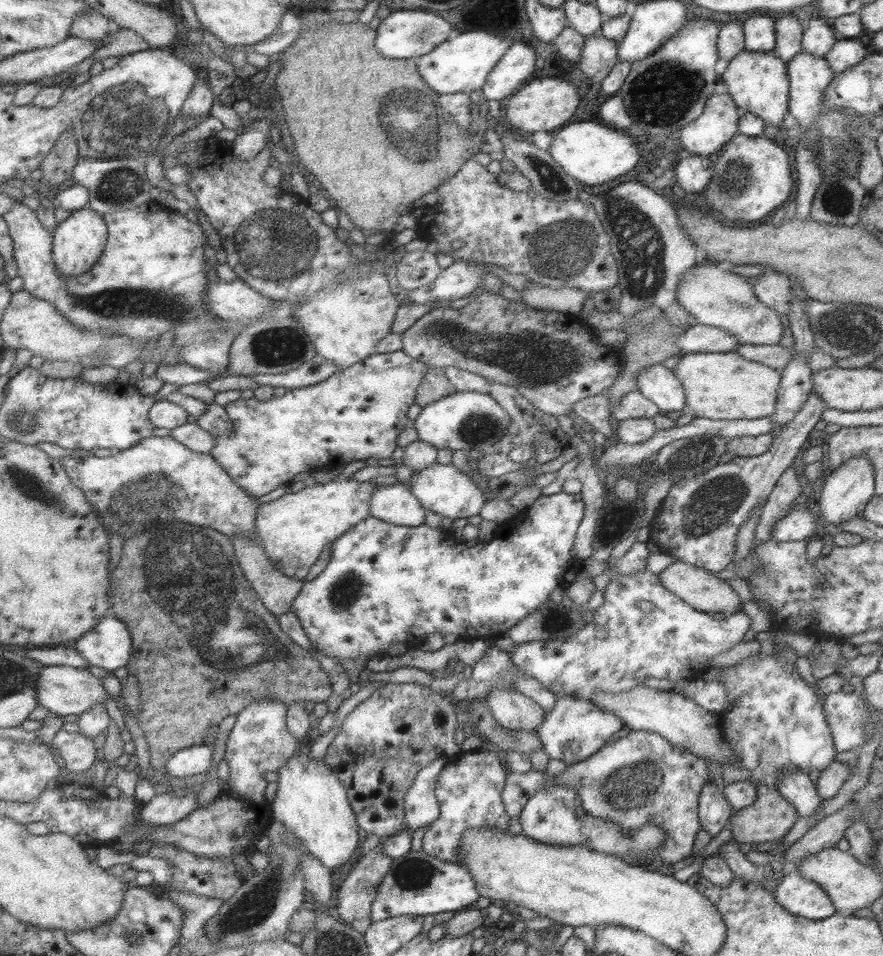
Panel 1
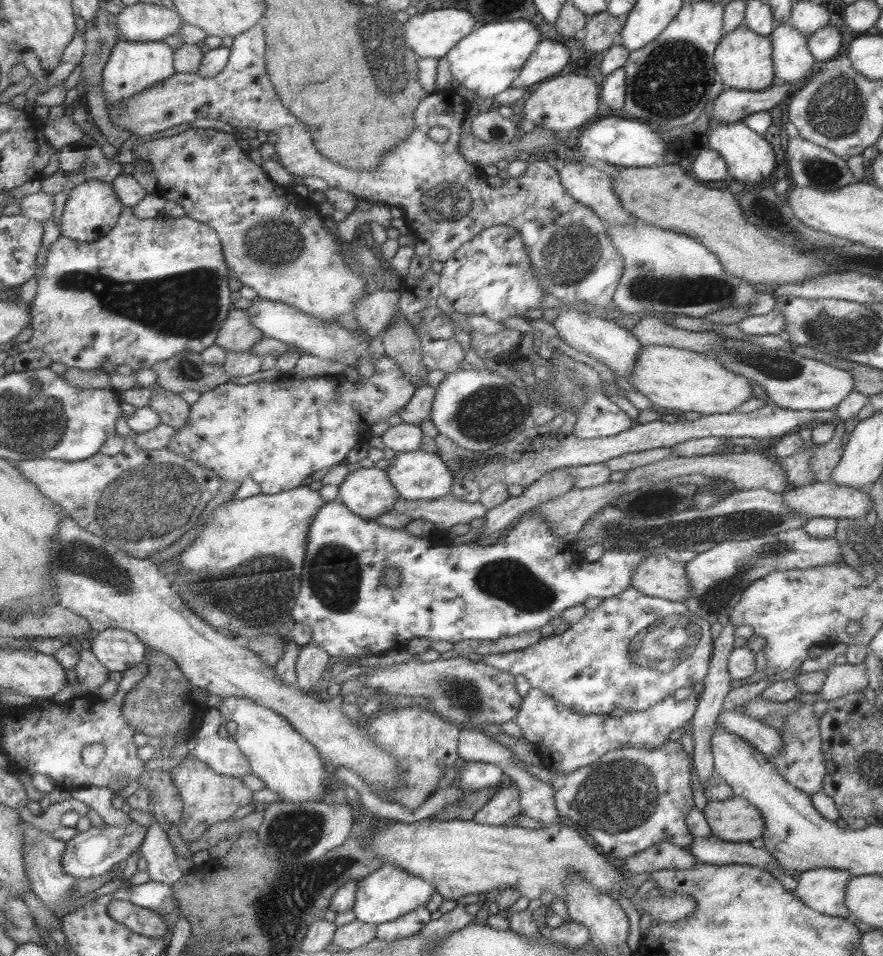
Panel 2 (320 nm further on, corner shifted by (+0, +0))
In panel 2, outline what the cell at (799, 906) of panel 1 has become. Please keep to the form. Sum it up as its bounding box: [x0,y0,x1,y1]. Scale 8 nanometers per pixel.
[793,867,852,918]

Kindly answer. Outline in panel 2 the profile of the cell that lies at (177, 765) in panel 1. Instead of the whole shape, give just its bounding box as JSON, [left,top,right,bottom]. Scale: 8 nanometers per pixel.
[191,708,250,779]

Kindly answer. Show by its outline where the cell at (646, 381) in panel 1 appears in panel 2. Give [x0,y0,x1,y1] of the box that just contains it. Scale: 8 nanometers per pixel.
[552,309,640,378]

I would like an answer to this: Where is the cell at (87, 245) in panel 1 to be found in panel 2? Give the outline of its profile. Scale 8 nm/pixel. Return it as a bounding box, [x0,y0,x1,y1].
[59,180,123,242]

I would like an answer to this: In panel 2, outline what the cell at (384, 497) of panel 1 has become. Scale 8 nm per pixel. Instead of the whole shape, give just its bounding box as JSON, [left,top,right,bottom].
[337,466,399,520]

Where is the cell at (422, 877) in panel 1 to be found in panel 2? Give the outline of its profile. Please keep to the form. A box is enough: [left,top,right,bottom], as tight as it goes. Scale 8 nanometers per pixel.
[350,864,436,925]

